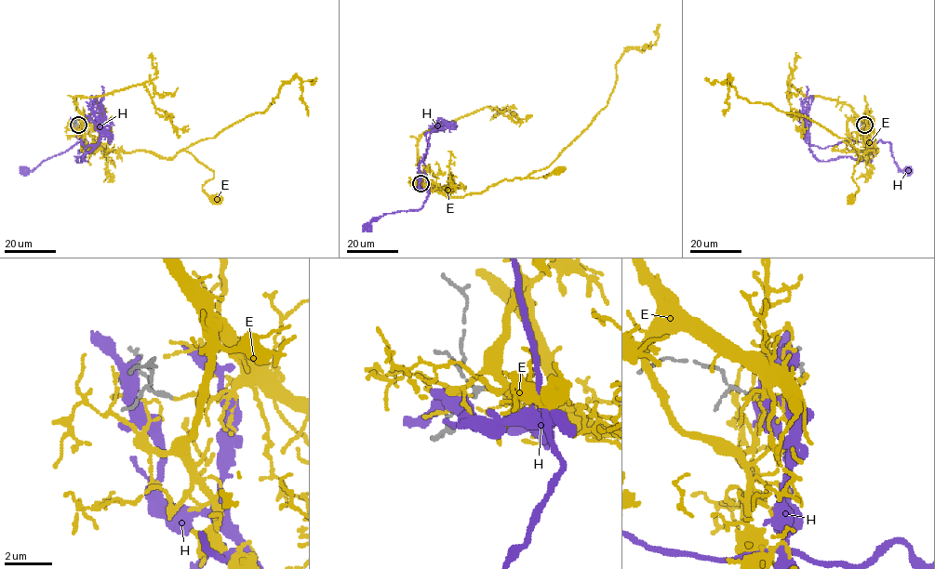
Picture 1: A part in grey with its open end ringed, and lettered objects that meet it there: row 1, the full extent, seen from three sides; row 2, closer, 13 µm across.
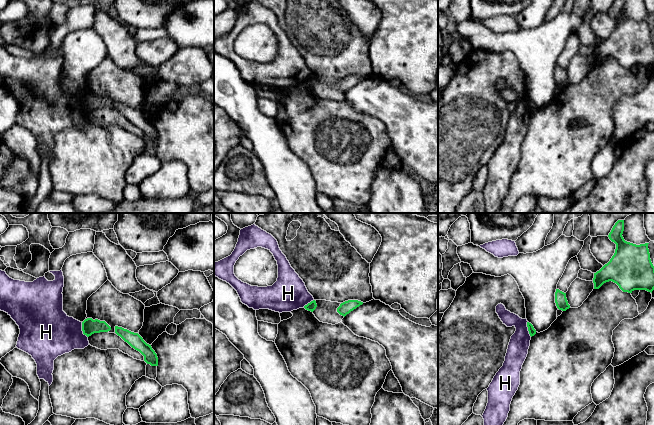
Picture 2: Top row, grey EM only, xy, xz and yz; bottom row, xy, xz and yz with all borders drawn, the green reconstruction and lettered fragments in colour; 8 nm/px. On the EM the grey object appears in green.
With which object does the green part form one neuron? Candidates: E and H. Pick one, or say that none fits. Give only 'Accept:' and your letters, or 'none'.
Accept: E

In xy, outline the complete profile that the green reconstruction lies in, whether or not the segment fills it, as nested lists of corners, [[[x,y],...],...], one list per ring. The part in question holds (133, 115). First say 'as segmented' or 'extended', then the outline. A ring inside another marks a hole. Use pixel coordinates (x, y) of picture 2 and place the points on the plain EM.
as segmented; [[[115,102],[115,109],[127,118],[132,124],[144,132],[144,137],[151,142],[158,142],[158,133],[151,121],[147,120],[138,110],[122,103]]]

